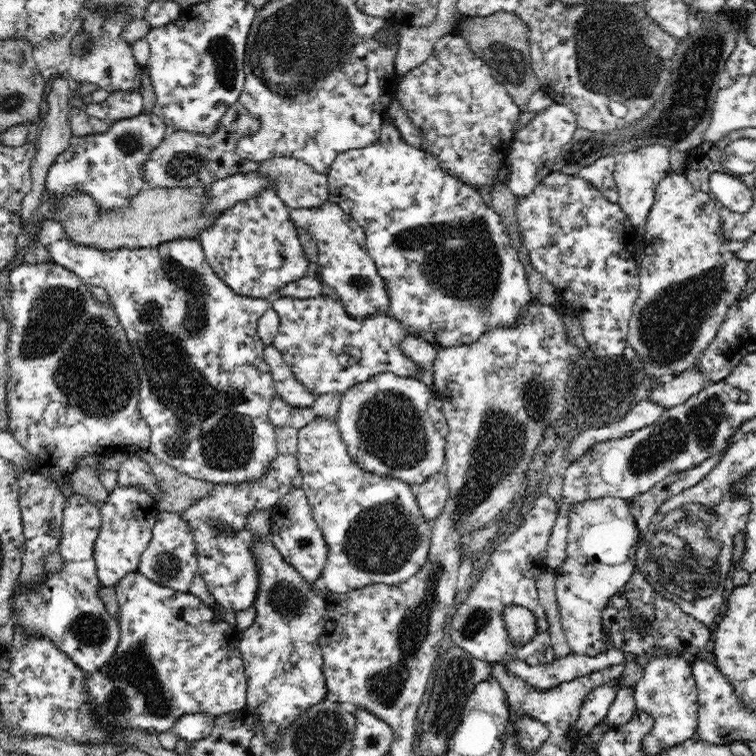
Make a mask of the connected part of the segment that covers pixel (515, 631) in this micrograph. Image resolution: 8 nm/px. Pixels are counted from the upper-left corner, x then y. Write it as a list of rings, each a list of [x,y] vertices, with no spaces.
[[[506,606],[504,623],[506,623],[509,642],[513,646],[528,644],[538,633],[536,616],[528,608],[522,606]]]

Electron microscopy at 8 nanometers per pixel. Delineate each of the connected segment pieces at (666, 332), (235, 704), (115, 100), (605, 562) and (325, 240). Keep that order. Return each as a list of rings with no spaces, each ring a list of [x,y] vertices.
[[[673,172],[660,182],[656,197],[654,197],[654,204],[652,204],[652,208],[650,208],[648,214],[648,220],[646,220],[646,228],[644,233],[641,234],[641,241],[645,246],[645,250],[639,263],[639,295],[635,300],[632,316],[629,320],[627,338],[628,345],[630,345],[641,358],[645,373],[652,376],[657,382],[668,379],[669,377],[673,378],[678,376],[678,374],[682,374],[682,372],[686,372],[686,370],[690,370],[690,368],[694,368],[697,364],[696,358],[698,358],[698,354],[708,348],[709,344],[714,340],[720,324],[722,324],[725,316],[729,314],[734,304],[738,301],[738,297],[744,290],[745,284],[749,279],[747,275],[748,263],[744,263],[744,261],[736,257],[734,252],[730,252],[732,242],[731,240],[723,240],[723,238],[721,238],[721,232],[719,232],[720,227],[719,203],[715,202],[712,196],[706,195],[701,191],[696,191],[696,188],[688,181],[685,174]]]
[[[139,570],[130,571],[127,575],[124,575],[118,580],[113,587],[115,588],[120,606],[120,613],[117,618],[121,633],[120,642],[114,651],[114,655],[110,658],[110,661],[104,664],[98,672],[88,674],[85,679],[85,695],[92,703],[95,718],[97,718],[100,726],[104,727],[104,729],[110,729],[110,731],[113,729],[116,729],[116,731],[130,729],[130,731],[140,731],[142,733],[156,735],[158,733],[171,731],[174,727],[175,720],[178,720],[180,716],[184,716],[184,714],[198,714],[198,712],[201,712],[202,714],[211,714],[218,718],[219,716],[228,714],[228,712],[236,712],[245,707],[247,702],[247,676],[244,671],[242,654],[239,651],[241,631],[236,627],[231,628],[228,622],[220,618],[217,614],[218,611],[216,607],[208,607],[208,605],[200,601],[200,598],[192,594],[177,592],[172,588],[158,584],[144,576]]]
[[[120,90],[110,93],[103,102],[84,104],[84,109],[89,116],[106,121],[108,124],[125,118],[134,118],[144,111],[143,98],[139,90],[132,90],[132,92]]]
[[[616,497],[588,499],[569,508],[567,526],[566,556],[564,562],[553,570],[555,575],[555,596],[560,611],[562,629],[572,654],[598,656],[609,648],[605,644],[606,633],[601,620],[603,611],[610,603],[612,596],[617,594],[636,572],[636,551],[640,540],[639,530],[628,503]]]
[[[328,200],[314,208],[291,209],[289,217],[297,229],[304,229],[316,241],[318,259],[314,270],[320,281],[334,290],[336,298],[352,318],[365,319],[378,312],[389,314],[390,293],[386,281],[378,273],[374,259],[368,255],[364,229],[352,216]]]

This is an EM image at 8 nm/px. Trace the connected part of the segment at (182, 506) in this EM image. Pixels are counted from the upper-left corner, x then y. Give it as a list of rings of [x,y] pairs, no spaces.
[[[149,450],[139,451],[136,455],[140,455],[150,465],[157,485],[163,492],[157,502],[161,511],[182,513],[193,503],[193,500],[208,496],[213,487],[208,481],[192,480],[173,466],[164,464]]]

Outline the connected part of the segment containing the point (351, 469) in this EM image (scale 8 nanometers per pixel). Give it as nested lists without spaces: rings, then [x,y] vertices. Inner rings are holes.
[[[316,418],[298,429],[298,443],[297,443],[297,457],[299,462],[299,472],[302,473],[302,488],[310,501],[310,506],[313,508],[313,517],[316,519],[320,530],[323,532],[326,544],[328,545],[328,556],[321,572],[321,578],[324,580],[325,587],[329,593],[345,594],[351,592],[359,587],[365,587],[370,584],[384,583],[385,585],[397,585],[408,580],[414,576],[424,563],[428,560],[430,539],[431,539],[431,526],[433,520],[426,520],[420,512],[419,506],[416,502],[416,495],[414,493],[414,486],[406,484],[397,478],[388,478],[387,476],[378,476],[371,472],[362,470],[354,461],[352,456],[347,452],[347,446],[342,440],[338,425],[335,423],[335,418]]]

